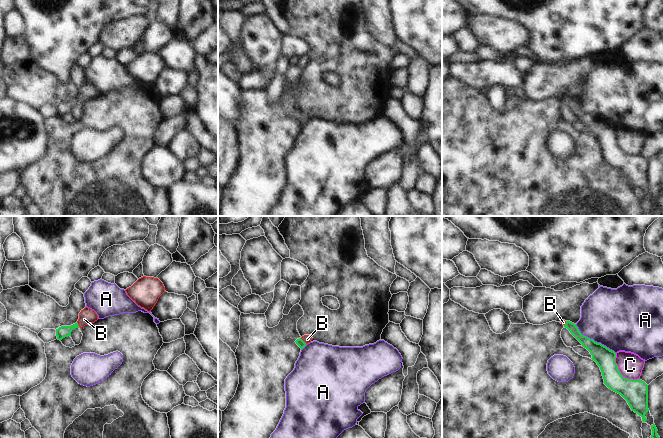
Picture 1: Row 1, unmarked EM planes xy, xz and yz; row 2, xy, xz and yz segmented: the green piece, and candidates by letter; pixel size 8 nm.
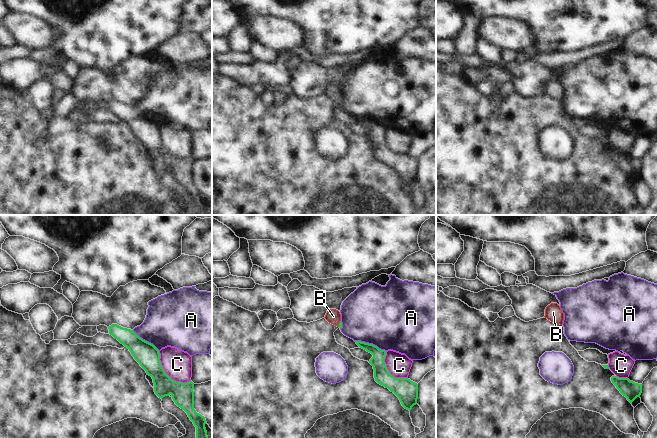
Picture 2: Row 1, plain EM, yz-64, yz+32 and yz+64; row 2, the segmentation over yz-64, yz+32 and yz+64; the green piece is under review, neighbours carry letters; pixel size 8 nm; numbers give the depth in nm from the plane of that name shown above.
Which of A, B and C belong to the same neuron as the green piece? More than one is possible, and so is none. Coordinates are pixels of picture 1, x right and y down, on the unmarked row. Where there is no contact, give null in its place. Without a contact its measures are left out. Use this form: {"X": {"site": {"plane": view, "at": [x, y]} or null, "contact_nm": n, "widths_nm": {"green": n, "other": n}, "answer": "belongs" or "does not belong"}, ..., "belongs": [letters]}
{"A": {"site": {"plane": "yz", "at": [593, 116]}, "contact_nm": 400, "widths_nm": {"green": 160, "other": 460}, "answer": "does not belong"}, "B": {"site": {"plane": "xz", "at": [302, 116]}, "contact_nm": 70, "widths_nm": {"green": 60, "other": 70}, "answer": "belongs"}, "C": {"site": {"plane": "yz", "at": [620, 149]}, "contact_nm": 300, "widths_nm": {"green": 200, "other": 200}, "answer": "does not belong"}, "belongs": ["B"]}

